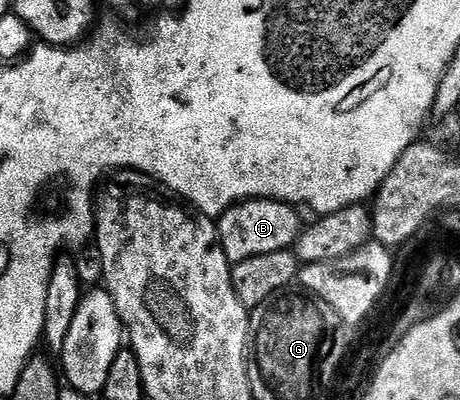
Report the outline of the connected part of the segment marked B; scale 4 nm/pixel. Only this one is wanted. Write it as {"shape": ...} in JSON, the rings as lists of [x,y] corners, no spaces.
{"shape":[[[240,200],[225,209],[219,217],[219,241],[232,266],[245,262],[245,258],[257,258],[257,254],[277,254],[294,249],[299,240],[299,233],[305,227],[305,220],[299,217],[300,209],[285,200]]]}

